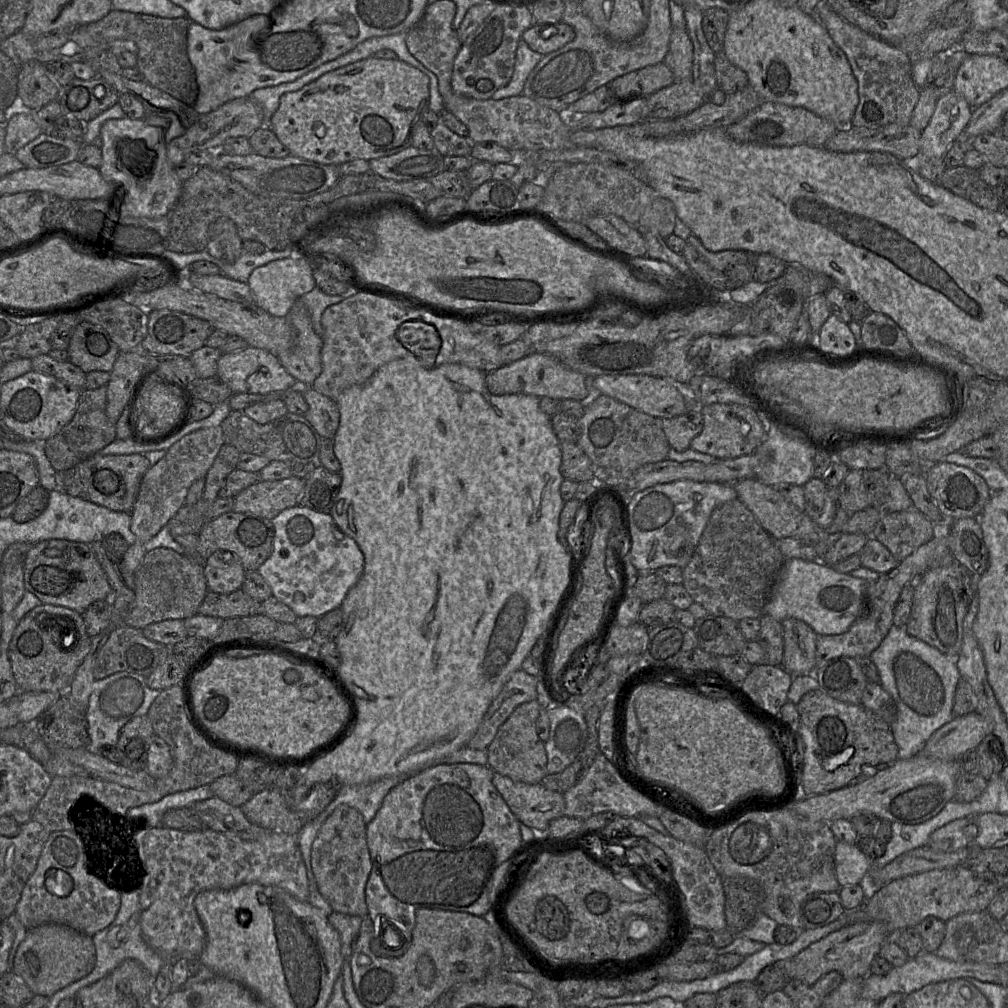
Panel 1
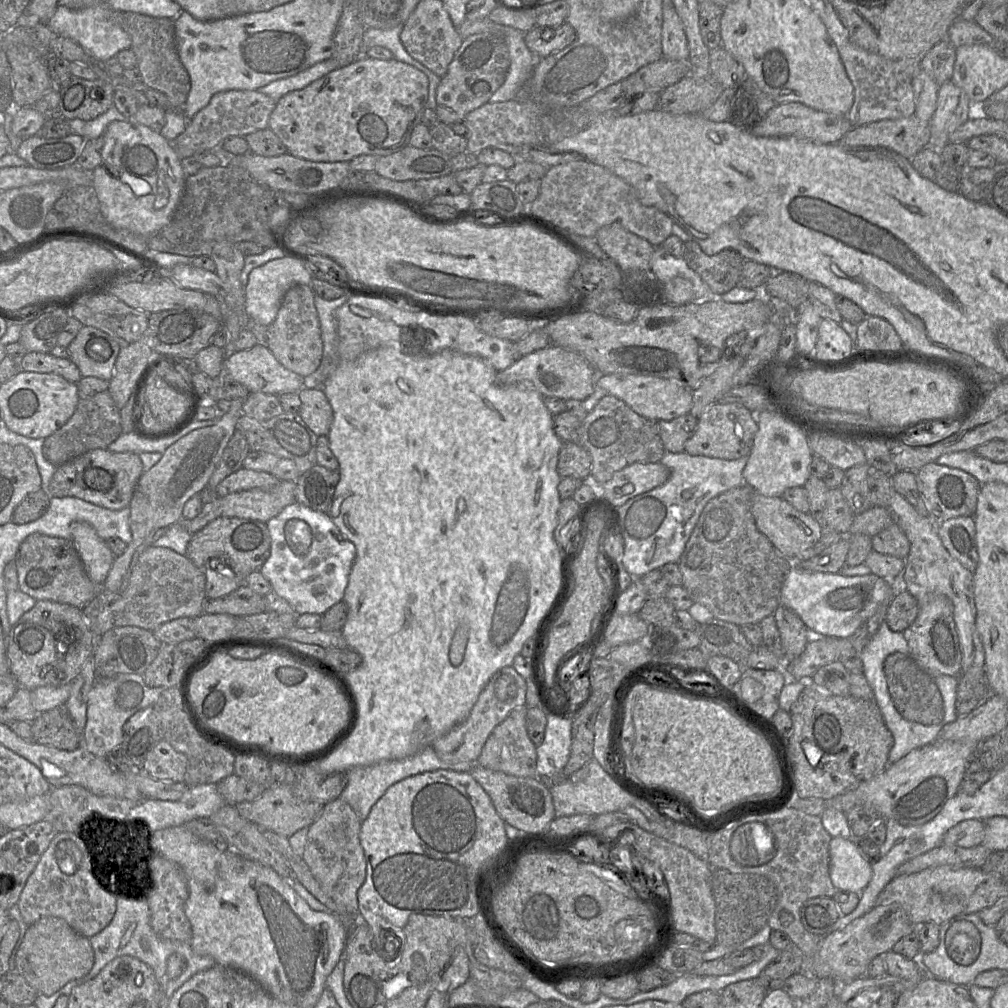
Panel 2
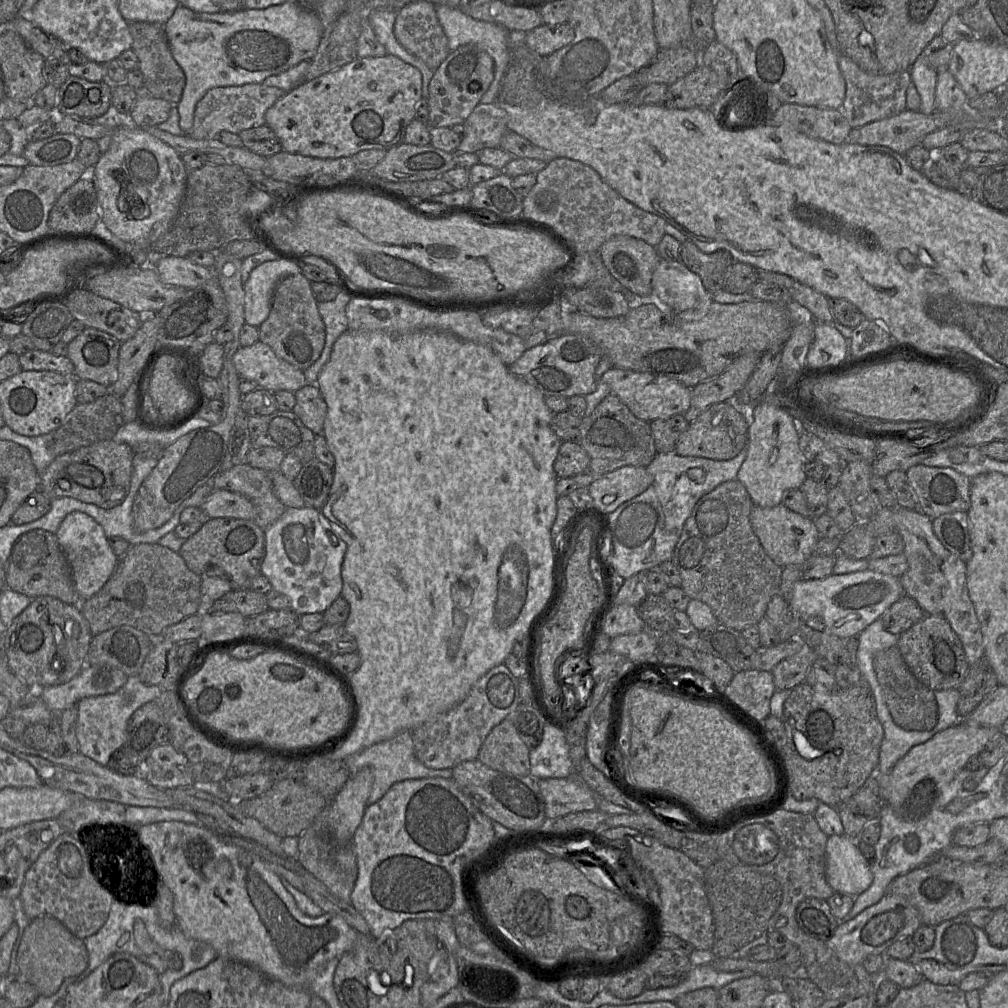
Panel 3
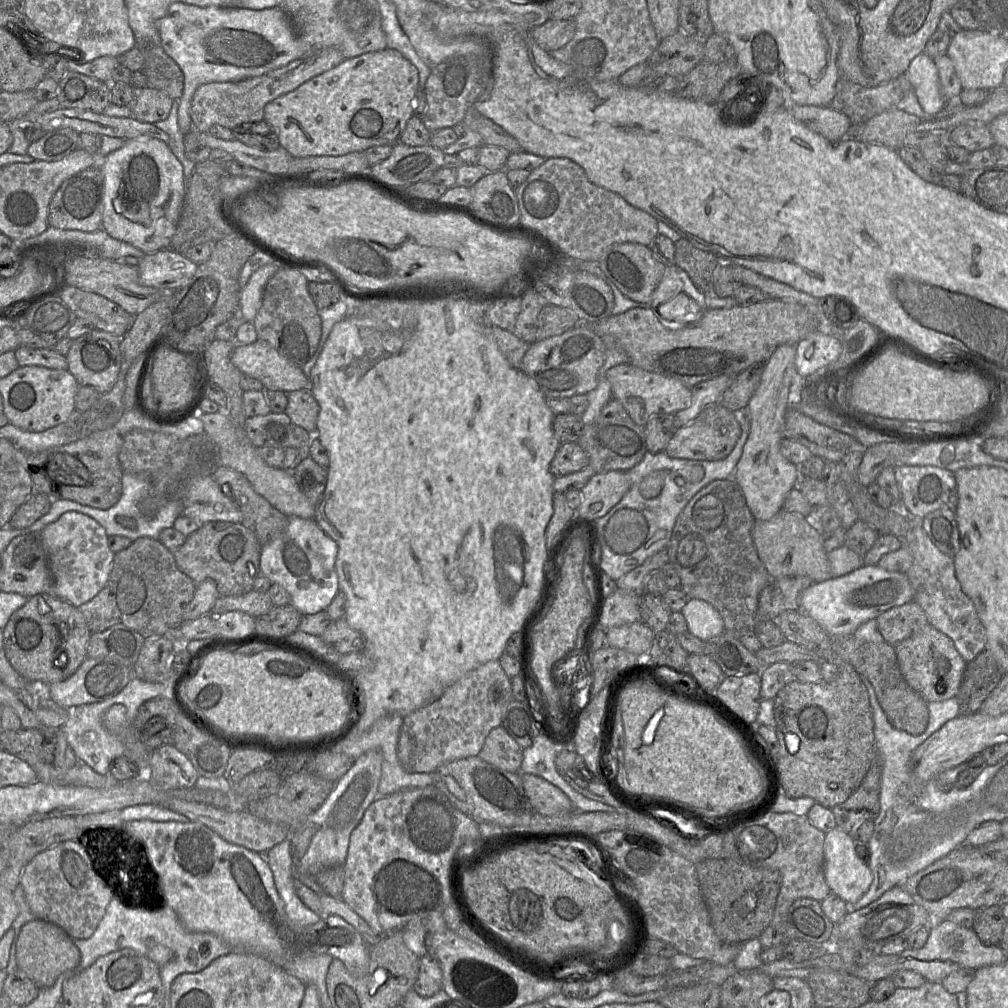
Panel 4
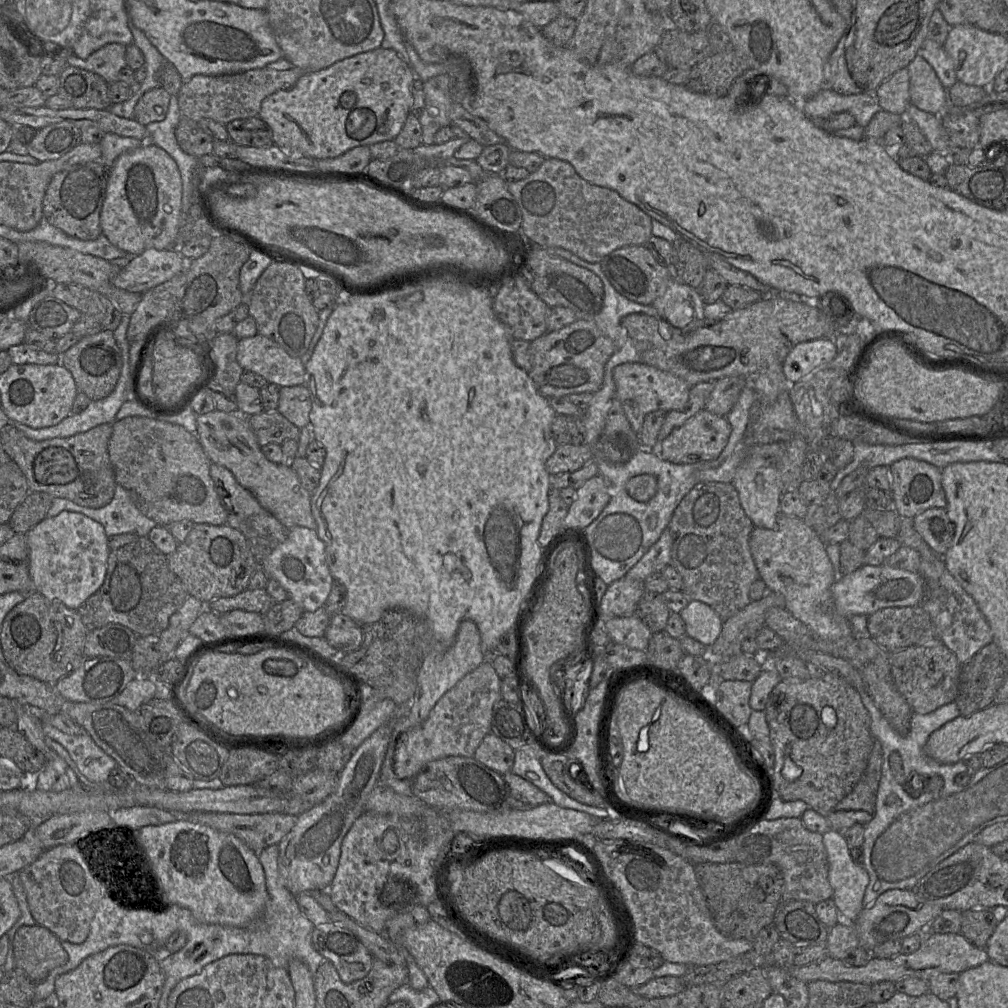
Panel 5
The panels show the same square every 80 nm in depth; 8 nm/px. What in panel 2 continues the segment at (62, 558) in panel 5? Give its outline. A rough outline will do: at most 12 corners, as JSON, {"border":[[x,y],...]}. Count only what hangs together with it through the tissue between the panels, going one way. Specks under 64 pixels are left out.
{"border":[[89,523],[69,529],[85,572],[102,586],[114,554]]}

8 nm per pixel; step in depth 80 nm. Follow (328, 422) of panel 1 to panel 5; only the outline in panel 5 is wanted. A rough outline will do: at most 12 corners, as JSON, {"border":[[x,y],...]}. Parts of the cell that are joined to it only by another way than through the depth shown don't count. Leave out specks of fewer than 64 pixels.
{"border":[[307,386],[280,387],[277,411],[299,429],[309,424]]}

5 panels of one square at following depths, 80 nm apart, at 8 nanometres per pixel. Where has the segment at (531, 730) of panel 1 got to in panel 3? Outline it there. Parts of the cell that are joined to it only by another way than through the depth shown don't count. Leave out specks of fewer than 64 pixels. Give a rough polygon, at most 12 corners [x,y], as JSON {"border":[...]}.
{"border":[[504,719],[478,760],[514,775],[530,774],[530,749]]}

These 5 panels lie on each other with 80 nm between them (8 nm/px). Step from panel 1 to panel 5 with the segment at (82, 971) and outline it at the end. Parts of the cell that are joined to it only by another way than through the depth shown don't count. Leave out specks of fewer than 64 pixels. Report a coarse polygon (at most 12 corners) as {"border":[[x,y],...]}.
{"border":[[21,926],[15,966],[36,982],[68,954],[47,928]]}

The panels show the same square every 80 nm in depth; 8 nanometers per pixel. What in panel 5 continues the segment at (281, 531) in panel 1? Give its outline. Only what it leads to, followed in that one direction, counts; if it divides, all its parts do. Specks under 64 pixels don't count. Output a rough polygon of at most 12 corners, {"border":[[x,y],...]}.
{"border":[[289,528],[263,560],[306,612],[324,605],[334,580],[315,530]]}

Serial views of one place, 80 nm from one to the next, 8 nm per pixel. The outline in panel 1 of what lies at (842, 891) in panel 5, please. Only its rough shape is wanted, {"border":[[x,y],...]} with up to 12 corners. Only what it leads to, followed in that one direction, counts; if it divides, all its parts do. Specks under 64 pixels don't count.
{"border":[[836,844],[841,887],[864,883],[872,861],[857,844]]}

